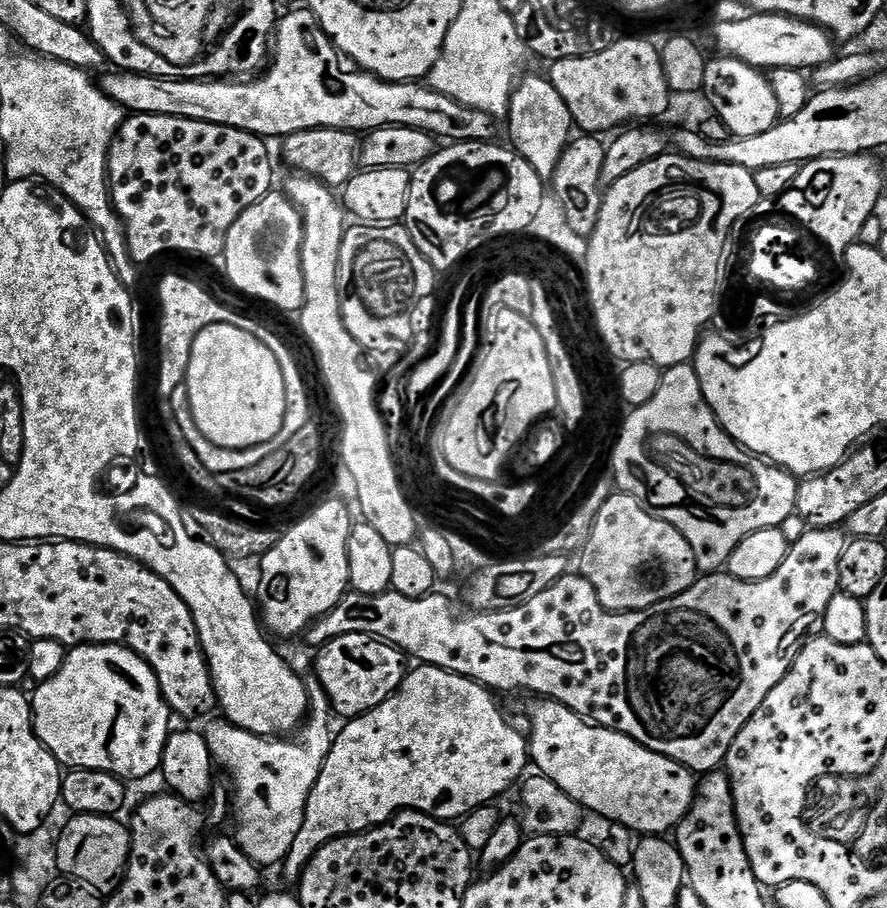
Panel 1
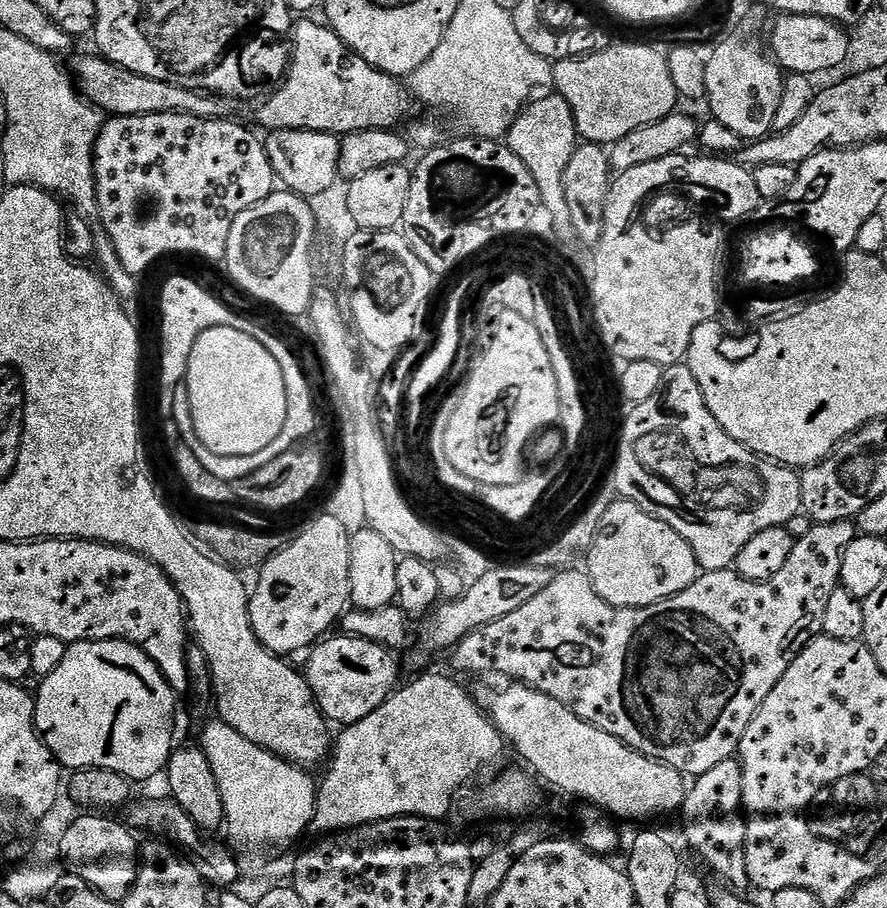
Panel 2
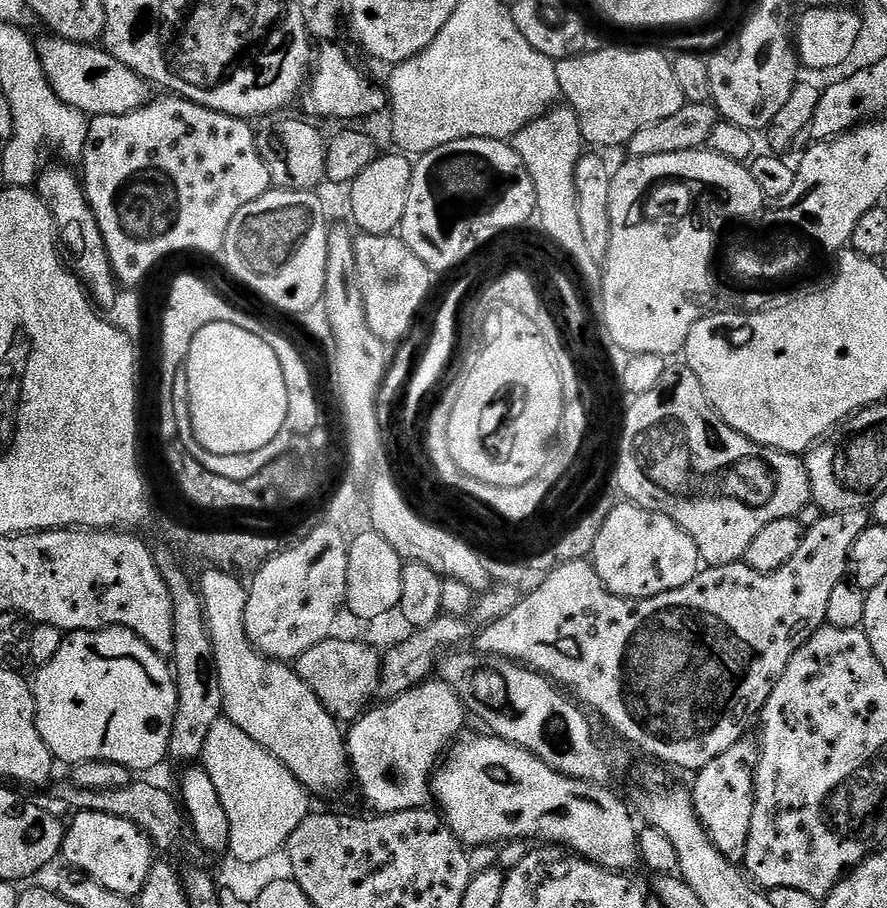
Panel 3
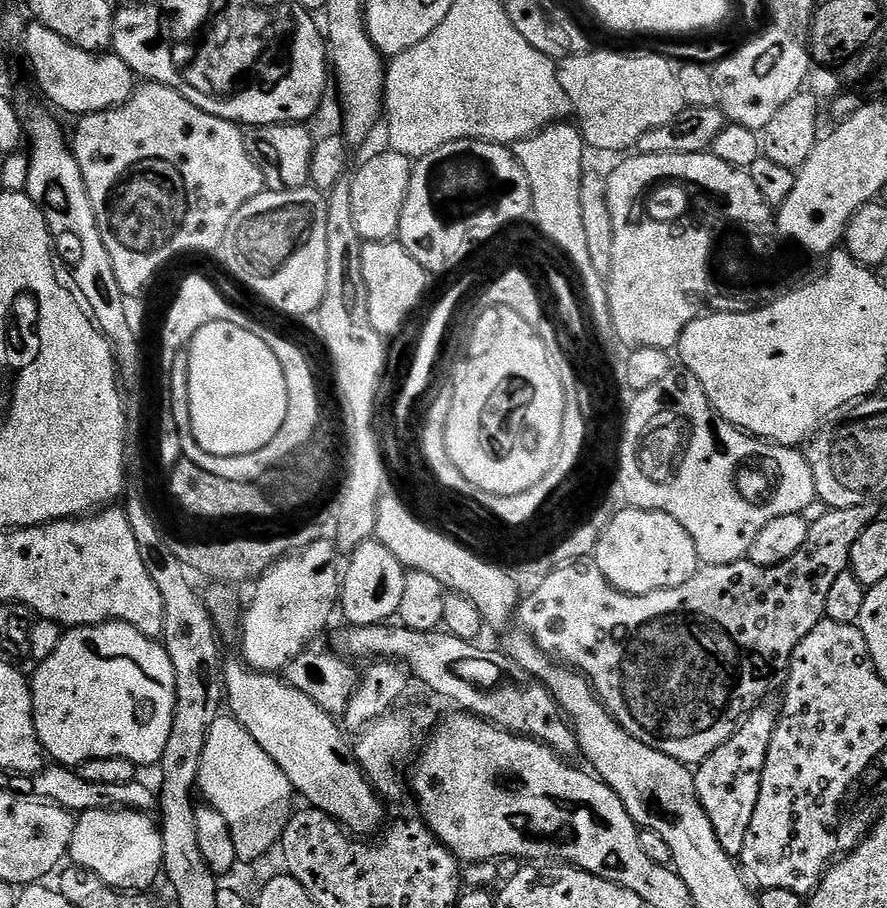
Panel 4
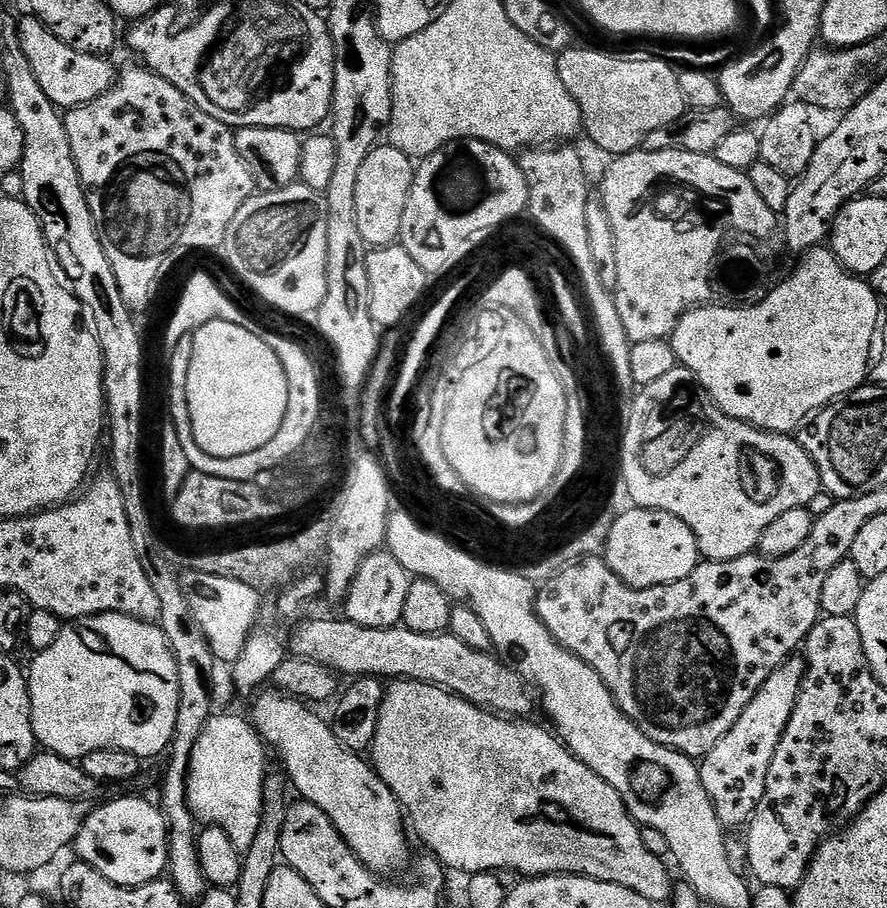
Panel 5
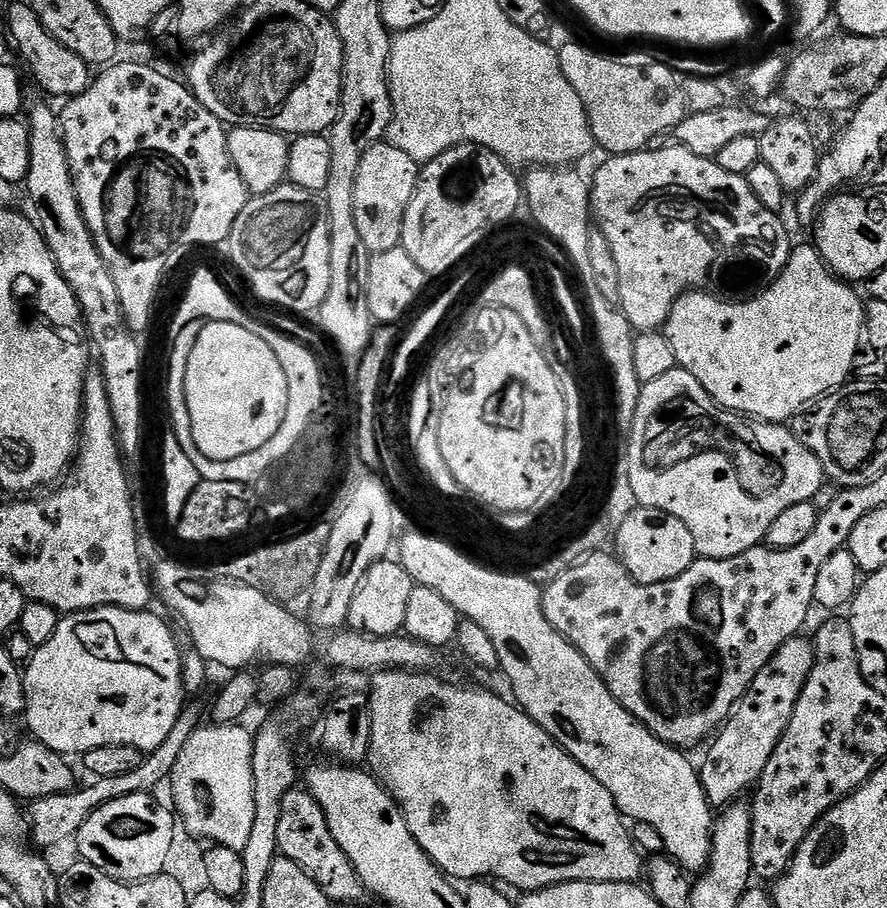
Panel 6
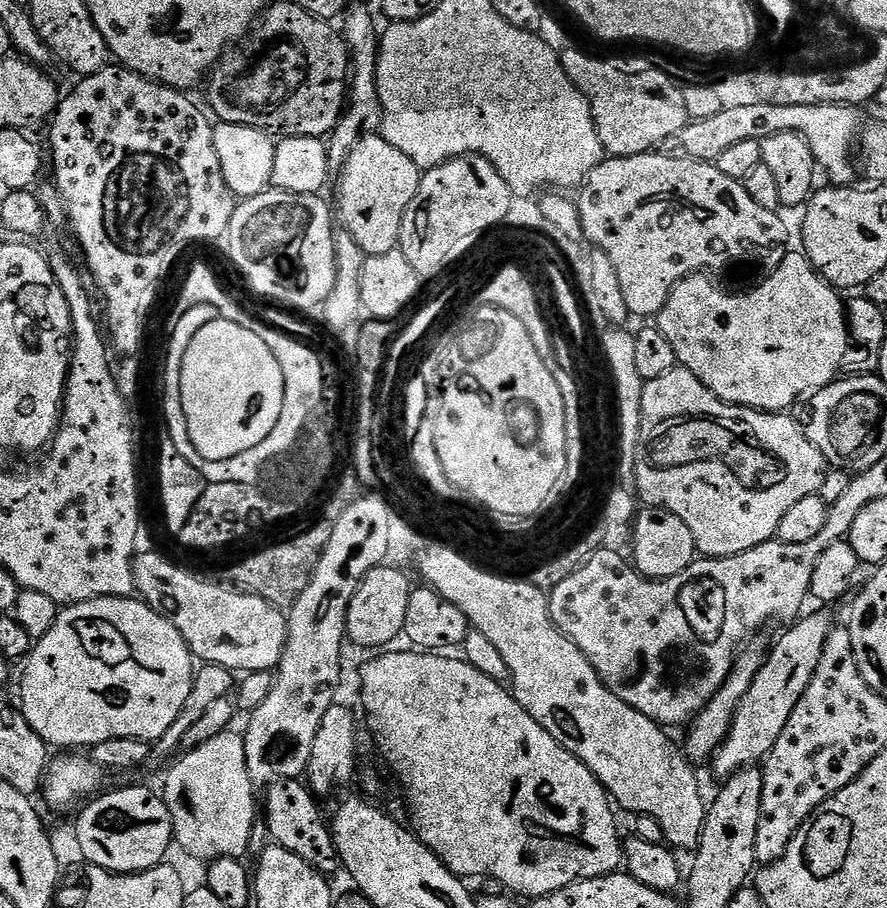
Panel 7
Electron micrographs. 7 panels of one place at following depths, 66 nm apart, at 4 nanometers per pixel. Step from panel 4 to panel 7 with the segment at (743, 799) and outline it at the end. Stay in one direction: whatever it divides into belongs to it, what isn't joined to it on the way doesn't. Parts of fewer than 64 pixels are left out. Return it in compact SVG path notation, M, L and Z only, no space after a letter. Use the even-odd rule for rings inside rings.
M824 612L808 615L801 615L795 623L785 627L781 631L784 633L777 638L776 645L770 650L767 649L753 684L740 700L726 739L711 759L712 772L718 781L724 782L742 769L767 760L774 750L774 742L782 738L782 730L786 730L786 722L790 722L794 706L802 702L802 694L806 694L814 678L814 670L818 670L822 646L826 646L826 638L834 627L834 621Z

